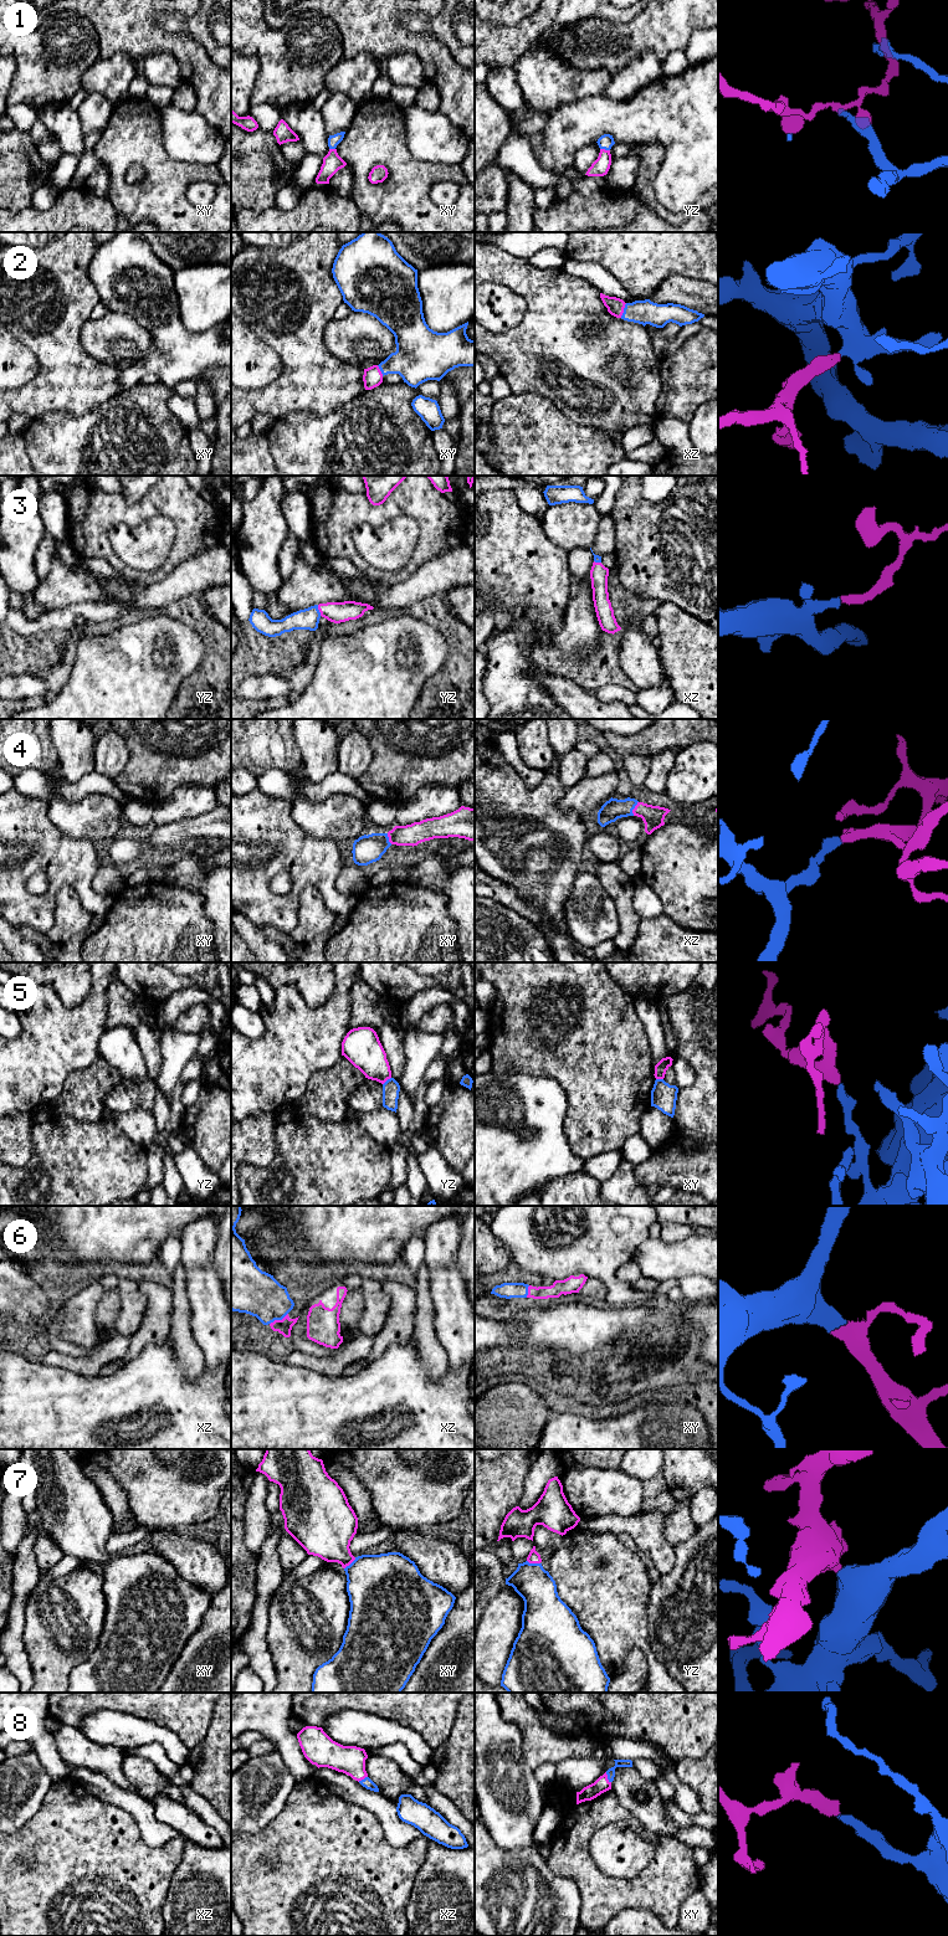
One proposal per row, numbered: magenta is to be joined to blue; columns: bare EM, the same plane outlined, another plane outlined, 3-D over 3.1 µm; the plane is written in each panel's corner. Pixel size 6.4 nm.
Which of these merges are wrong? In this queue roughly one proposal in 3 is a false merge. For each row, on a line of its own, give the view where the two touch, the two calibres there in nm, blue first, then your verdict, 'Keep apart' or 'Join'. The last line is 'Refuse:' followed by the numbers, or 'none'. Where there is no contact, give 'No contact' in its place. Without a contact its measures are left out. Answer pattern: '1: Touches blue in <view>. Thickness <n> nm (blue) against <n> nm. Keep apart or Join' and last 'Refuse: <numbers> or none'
1: Touches blue in yz. Thickness 100 nm (blue) against 110 nm. Join
2: Touches blue in xz. Thickness 160 nm (blue) against 110 nm. Join
3: Touches blue in yz. Thickness 140 nm (blue) against 140 nm. Join
4: Touches blue in xz. Thickness 140 nm (blue) against 140 nm. Join
5: Touches blue in yz. Thickness 110 nm (blue) against 240 nm. Keep apart
6: Touches blue in xz. Thickness 300 nm (blue) against 100 nm. Join
7: Touches blue in yz. Thickness 240 nm (blue) against 80 nm. Join
8: Touches blue in xy. Thickness 60 nm (blue) against 100 nm. Join
Refuse: 5

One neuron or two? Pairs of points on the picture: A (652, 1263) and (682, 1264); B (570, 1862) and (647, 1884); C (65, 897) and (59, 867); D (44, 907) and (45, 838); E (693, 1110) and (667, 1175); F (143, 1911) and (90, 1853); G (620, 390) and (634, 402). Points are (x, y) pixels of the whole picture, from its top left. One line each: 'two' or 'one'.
A: one
B: one
C: two
D: one
E: two
F: one
G: one

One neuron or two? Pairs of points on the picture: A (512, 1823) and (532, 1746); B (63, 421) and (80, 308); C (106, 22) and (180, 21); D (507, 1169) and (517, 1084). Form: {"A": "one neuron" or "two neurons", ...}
{"A": "two neurons", "B": "two neurons", "C": "two neurons", "D": "one neuron"}

